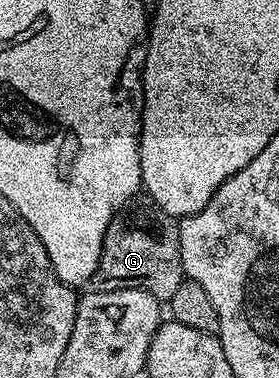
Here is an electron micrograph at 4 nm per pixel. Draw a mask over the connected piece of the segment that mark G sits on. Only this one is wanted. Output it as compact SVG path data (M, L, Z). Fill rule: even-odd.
M133 205L110 220L94 282L102 290L141 290L167 300L186 281L180 251L180 228L177 219L162 212L159 206L147 205Z

